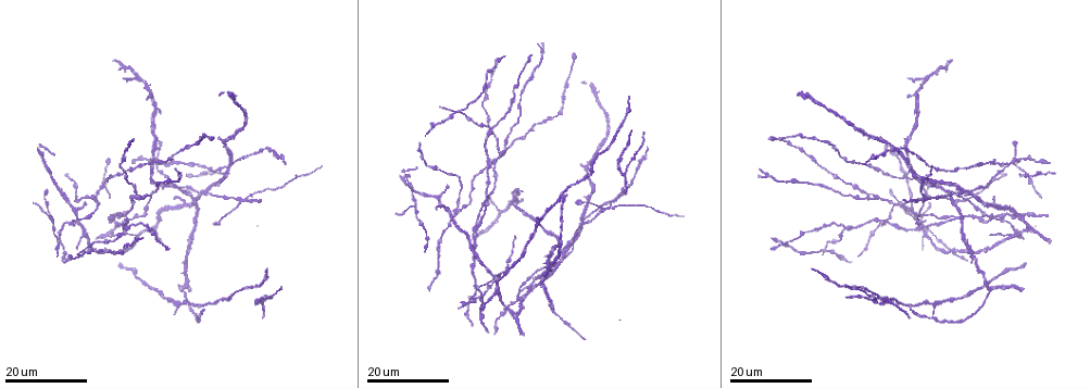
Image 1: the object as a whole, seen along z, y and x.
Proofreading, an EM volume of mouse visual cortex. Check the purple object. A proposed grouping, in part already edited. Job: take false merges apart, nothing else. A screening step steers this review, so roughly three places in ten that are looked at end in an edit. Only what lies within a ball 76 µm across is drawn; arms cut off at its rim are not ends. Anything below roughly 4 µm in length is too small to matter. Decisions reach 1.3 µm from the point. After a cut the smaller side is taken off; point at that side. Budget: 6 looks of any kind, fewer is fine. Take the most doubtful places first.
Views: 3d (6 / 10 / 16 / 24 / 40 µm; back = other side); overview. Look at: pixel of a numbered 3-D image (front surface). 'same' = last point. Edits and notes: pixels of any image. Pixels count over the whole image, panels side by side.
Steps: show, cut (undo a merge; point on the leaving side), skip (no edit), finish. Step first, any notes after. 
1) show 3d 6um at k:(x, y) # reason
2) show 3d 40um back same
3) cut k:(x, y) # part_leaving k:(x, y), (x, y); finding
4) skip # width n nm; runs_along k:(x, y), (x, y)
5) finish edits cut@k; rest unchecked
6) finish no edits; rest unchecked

show 3d 24um at 1:(206, 191) # four or more arms meet

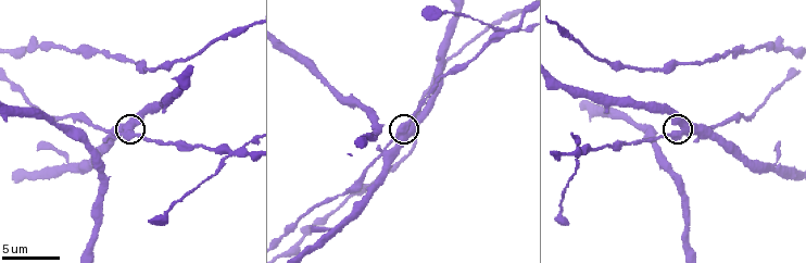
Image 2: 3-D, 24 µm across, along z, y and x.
show 3d 10um at 2:(680, 128)

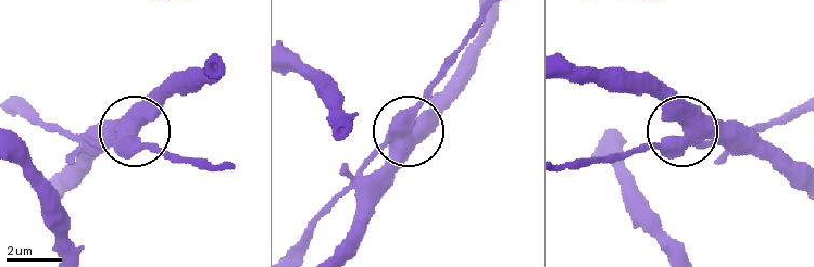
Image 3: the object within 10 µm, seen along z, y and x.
skip # width 520 nm; runs_along 3:(335, 249), (358, 214), (365, 186), (437, 83); all the same cell

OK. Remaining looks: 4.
show 3d 24um at 1:(867, 191) # arms part here

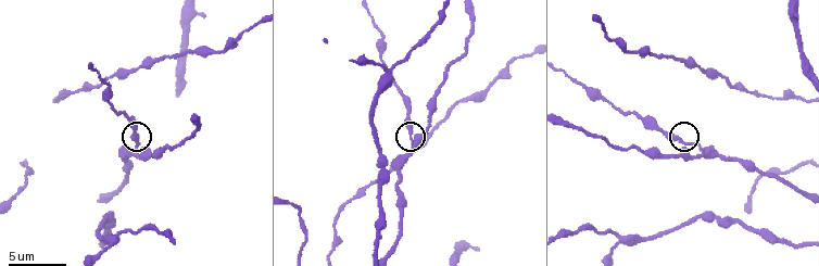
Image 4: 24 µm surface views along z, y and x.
show 3d 6um at 4:(138, 142)

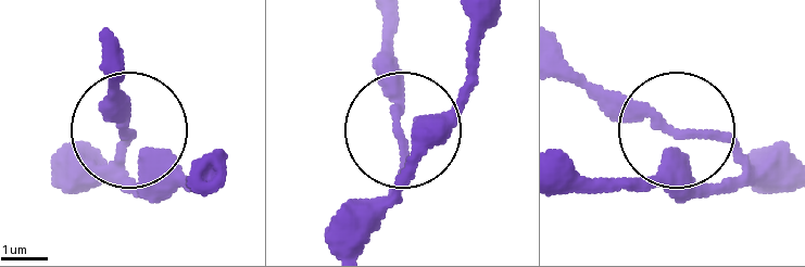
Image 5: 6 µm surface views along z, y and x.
skip # width 250 nm; runs_along 5:(784, 181), (726, 139), (632, 119), (563, 53); all the same cell

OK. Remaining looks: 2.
show 3d 10um at 4:(622, 241) # small branch off a trunk

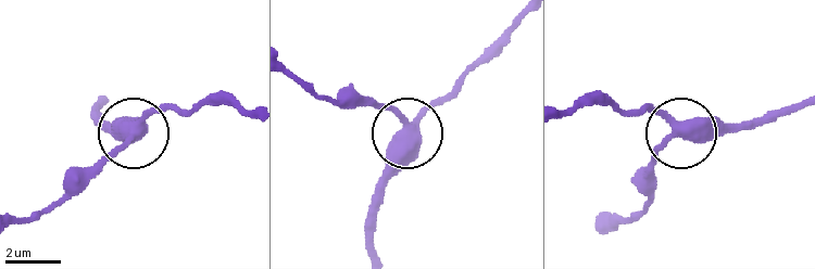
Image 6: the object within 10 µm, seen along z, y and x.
skip # width 350 nm; runs_along 6:(99, 100), (97, 110), (111, 123), (132, 128), (178, 110); continuous, no second cell

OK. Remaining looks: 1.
finish no edits; rest unchecked

